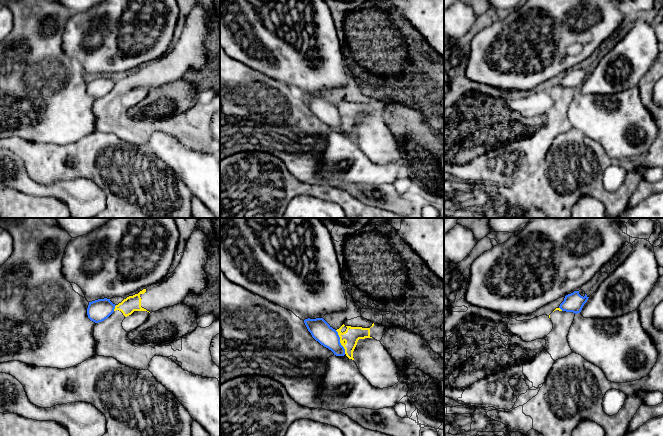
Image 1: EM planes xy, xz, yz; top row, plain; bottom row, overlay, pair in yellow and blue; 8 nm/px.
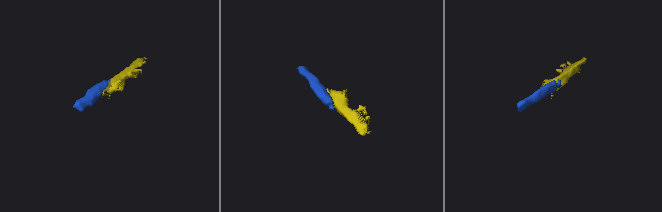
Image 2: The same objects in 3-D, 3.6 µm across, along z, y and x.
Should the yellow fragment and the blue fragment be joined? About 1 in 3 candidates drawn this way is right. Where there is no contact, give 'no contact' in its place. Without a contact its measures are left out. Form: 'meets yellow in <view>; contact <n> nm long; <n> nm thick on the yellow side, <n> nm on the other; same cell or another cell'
meets yellow in xz; contact 200 nm long; 130 nm thick on the yellow side, 160 nm on the other; another cell

